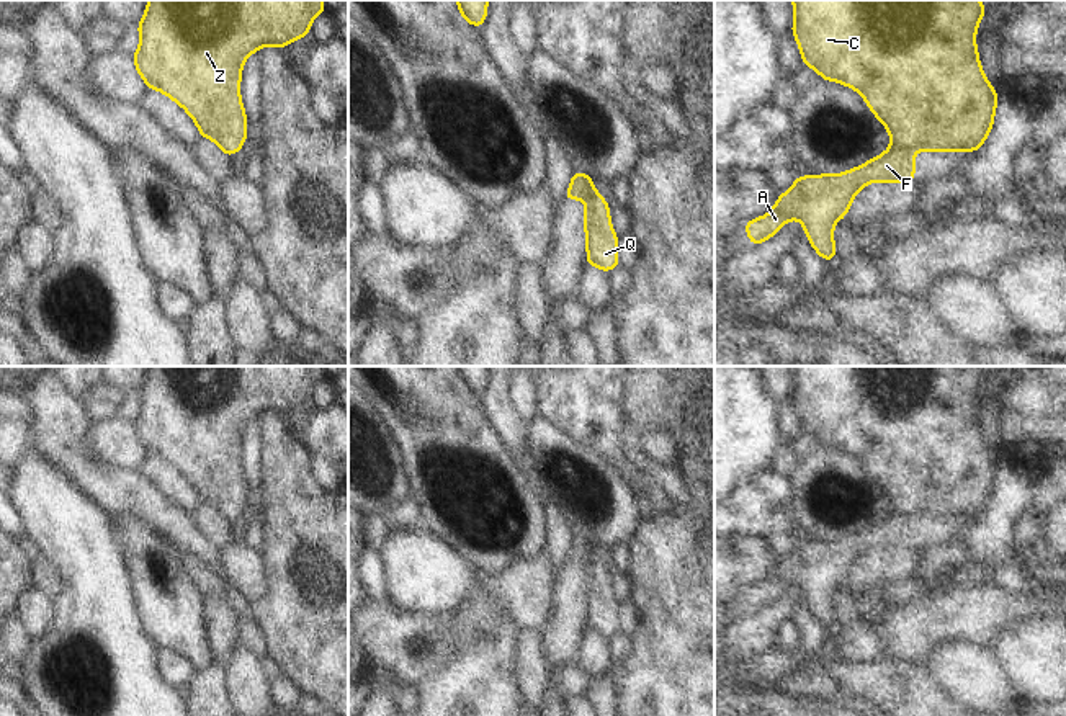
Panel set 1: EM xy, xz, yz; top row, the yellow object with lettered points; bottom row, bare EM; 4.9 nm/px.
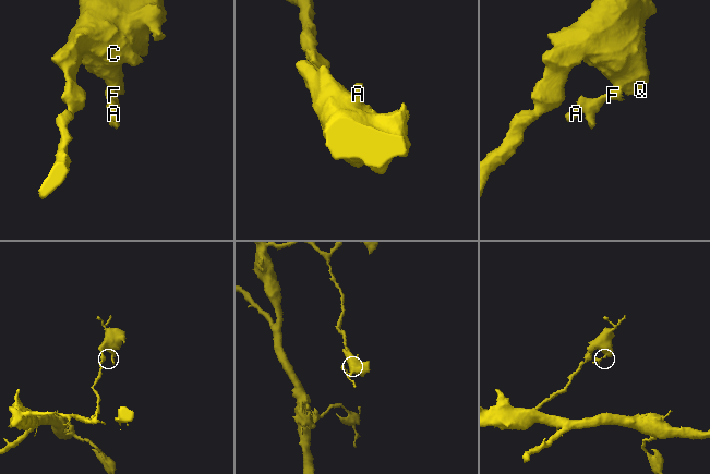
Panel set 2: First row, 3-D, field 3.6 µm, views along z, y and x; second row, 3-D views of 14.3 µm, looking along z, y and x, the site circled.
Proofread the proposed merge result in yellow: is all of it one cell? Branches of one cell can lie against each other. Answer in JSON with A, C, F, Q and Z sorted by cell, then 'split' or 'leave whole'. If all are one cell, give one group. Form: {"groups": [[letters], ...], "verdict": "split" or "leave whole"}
{"groups": [["A", "F"], ["C", "Q", "Z"]], "verdict": "split"}

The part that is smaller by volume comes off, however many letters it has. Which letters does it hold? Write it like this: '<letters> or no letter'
A, F

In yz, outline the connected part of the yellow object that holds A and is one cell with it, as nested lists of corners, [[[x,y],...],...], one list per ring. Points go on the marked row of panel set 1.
[[[889,147],[876,159],[840,175],[796,177],[795,185],[778,196],[767,216],[744,226],[752,245],[772,239],[786,221],[798,219],[813,248],[831,262],[837,255],[834,224],[845,217],[853,196],[870,181],[917,181],[914,154],[914,149]]]

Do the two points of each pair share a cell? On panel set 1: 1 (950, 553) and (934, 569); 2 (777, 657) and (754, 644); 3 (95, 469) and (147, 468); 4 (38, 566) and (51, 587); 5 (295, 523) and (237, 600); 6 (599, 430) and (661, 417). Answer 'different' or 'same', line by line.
1: same
2: different
3: different
4: same
5: different
6: different

